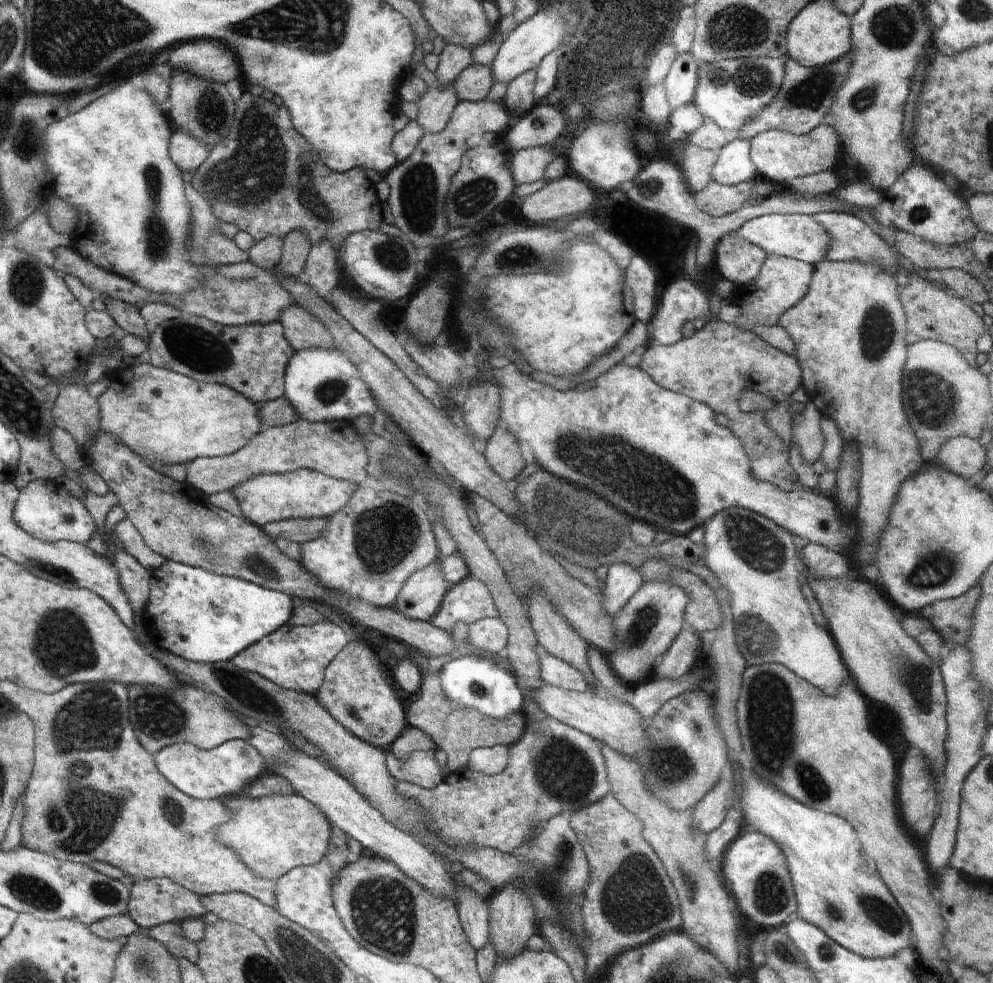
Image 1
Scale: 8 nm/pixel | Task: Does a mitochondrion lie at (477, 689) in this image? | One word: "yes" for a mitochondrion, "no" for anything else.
yes

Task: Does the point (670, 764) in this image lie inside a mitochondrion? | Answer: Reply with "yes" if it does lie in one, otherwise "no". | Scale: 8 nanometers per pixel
yes

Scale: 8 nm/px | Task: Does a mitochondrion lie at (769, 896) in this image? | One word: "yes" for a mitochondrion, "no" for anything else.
yes

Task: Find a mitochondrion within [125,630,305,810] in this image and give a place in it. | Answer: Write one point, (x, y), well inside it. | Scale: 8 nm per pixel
(250, 695)

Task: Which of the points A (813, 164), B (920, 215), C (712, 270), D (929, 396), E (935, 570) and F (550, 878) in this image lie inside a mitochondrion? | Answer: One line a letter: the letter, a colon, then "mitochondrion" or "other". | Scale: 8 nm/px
A: other
B: mitochondrion
C: other
D: mitochondrion
E: mitochondrion
F: mitochondrion

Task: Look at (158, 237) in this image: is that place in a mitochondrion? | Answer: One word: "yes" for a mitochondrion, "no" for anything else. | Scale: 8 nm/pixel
yes

